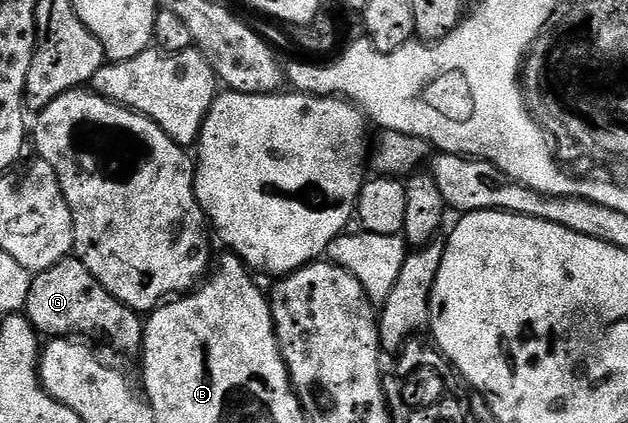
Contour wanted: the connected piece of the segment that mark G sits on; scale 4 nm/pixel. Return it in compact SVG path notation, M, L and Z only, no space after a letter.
M75 256L64 258L33 277L26 317L37 335L49 339L61 336L101 338L104 342L113 342L120 350L136 351L141 349L144 341L141 315L110 296L110 292L106 292L106 288L90 276L90 268L86 268L86 264L79 262Z

